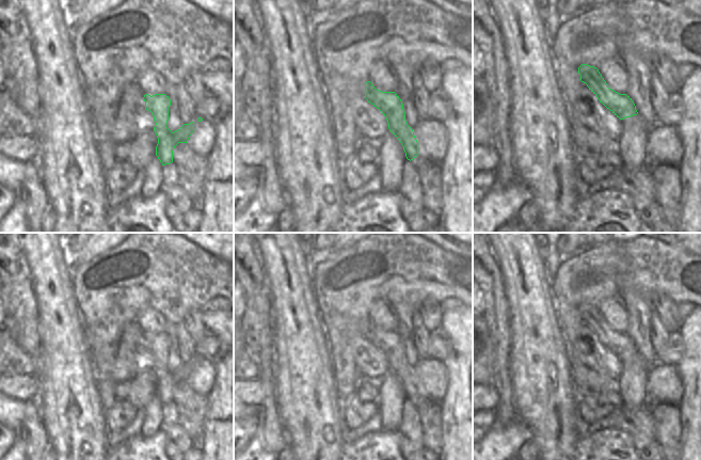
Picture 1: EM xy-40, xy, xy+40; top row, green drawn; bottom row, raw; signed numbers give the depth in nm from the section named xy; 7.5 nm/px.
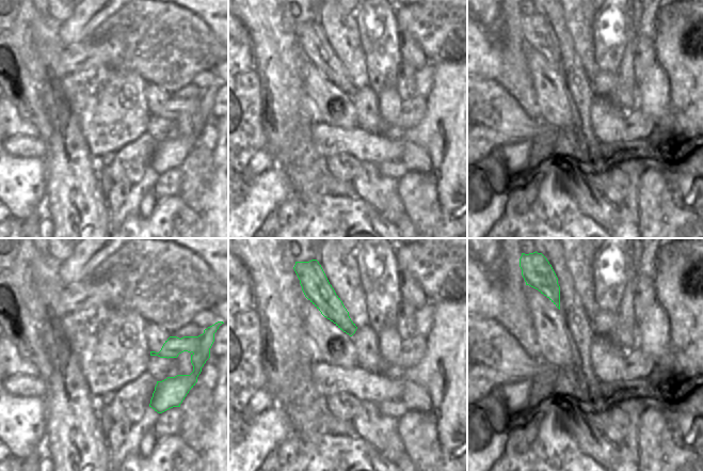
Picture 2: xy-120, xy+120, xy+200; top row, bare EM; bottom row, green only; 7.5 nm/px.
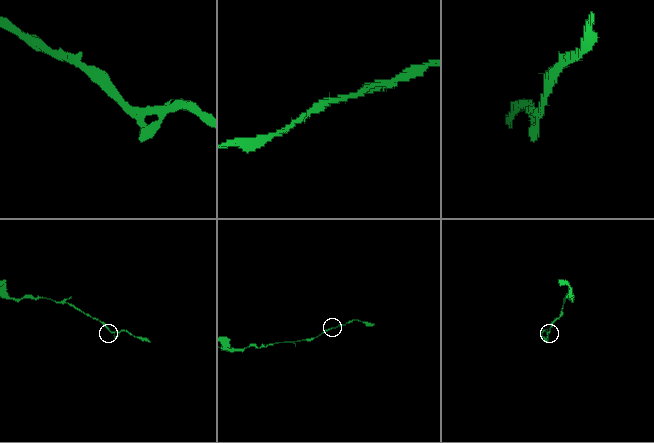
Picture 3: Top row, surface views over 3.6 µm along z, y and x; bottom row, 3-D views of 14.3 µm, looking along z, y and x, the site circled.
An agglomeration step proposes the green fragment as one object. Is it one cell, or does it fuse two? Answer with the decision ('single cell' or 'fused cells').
fused cells

